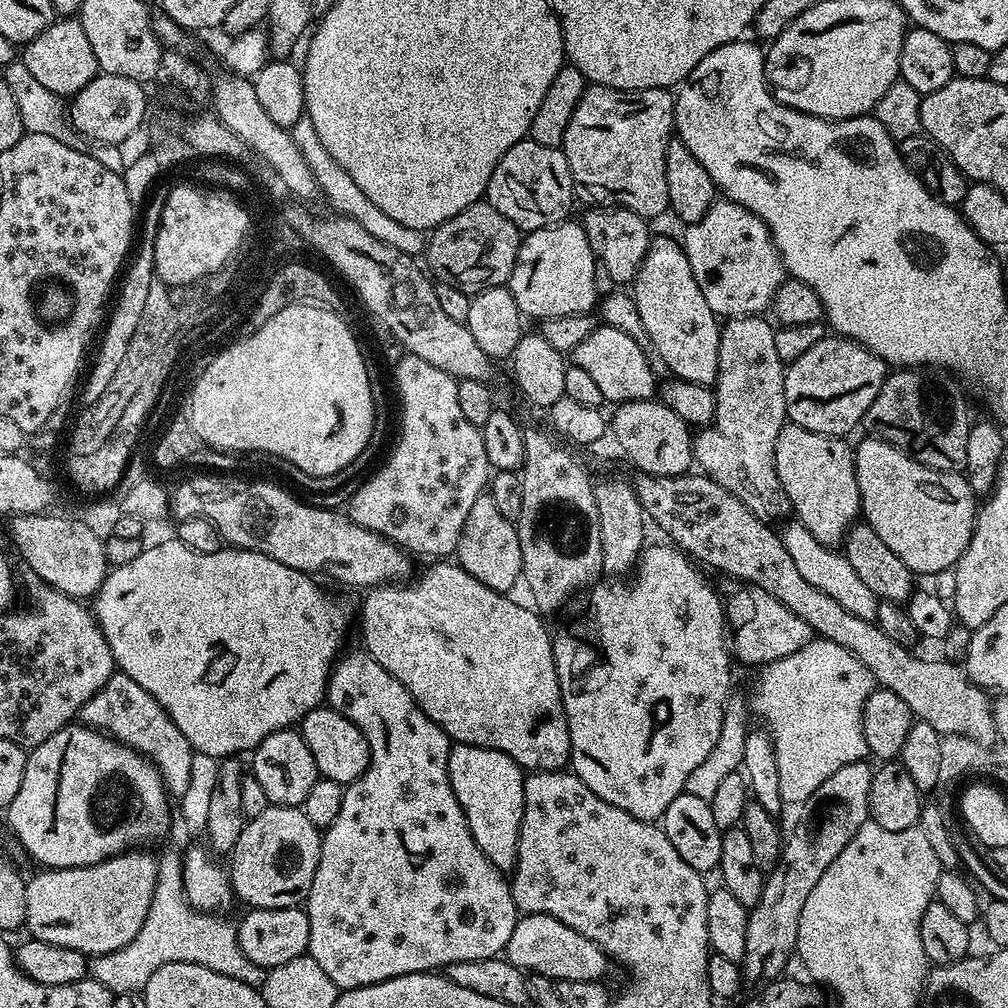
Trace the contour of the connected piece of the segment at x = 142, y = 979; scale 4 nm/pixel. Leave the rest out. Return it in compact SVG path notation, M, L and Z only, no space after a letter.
M181 853L161 855L156 865L158 878L154 886L154 898L150 902L150 914L146 914L146 922L142 922L142 930L138 930L138 934L134 934L134 942L126 942L122 950L91 957L91 979L106 986L106 990L116 996L131 992L143 993L154 970L170 962L190 962L206 966L206 970L214 970L218 974L226 974L226 978L235 978L237 982L246 982L246 986L251 988L263 989L266 969L250 962L250 958L242 954L242 946L236 937L237 925L233 921L231 924L227 915L193 908L188 903L182 882L184 861Z

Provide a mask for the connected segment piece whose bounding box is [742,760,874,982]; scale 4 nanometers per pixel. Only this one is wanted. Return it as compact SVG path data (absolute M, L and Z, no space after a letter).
M859 760L842 766L842 770L834 770L818 790L808 797L806 807L808 813L804 820L800 820L792 828L792 833L787 833L783 841L783 852L780 861L775 868L767 873L762 890L762 898L750 909L746 924L746 954L742 961L742 975L745 981L752 982L759 976L765 976L765 981L771 982L781 975L780 972L788 964L788 959L793 959L798 938L798 918L802 918L802 906L806 906L806 898L810 898L810 890L818 886L818 878L826 874L826 866L846 850L846 842L858 834L858 830L870 818L868 815L868 795L870 794L870 782L872 781L873 765Z

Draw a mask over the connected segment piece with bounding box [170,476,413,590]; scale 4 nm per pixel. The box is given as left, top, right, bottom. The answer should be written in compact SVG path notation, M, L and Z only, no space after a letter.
M192 476L189 480L182 481L176 489L172 488L170 495L170 512L173 517L176 515L177 521L206 518L216 527L225 545L266 554L274 558L274 562L282 562L282 566L296 568L299 572L325 572L352 588L360 588L359 590L375 588L378 584L404 582L413 575L413 561L409 553L385 536L358 526L358 522L354 522L343 511L319 508L315 502L303 504L298 497L291 496L286 489L279 488L268 480L239 480L236 476Z

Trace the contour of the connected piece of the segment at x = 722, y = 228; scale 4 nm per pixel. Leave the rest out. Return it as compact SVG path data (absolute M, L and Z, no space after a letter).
M720 198L712 204L710 210L703 215L698 223L687 225L683 231L684 236L682 235L682 247L686 254L687 261L690 263L690 268L694 273L694 278L698 281L698 288L702 291L702 294L705 295L706 302L709 303L712 312L715 313L717 317L734 318L759 315L771 307L771 302L773 297L776 296L778 286L780 286L782 281L786 279L786 273L780 255L777 253L777 248L773 244L772 235L769 234L768 227L765 226L764 221L760 216L754 215L752 211L746 210L745 207L742 207L738 203L734 203L732 200Z

